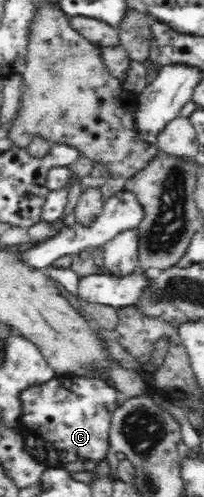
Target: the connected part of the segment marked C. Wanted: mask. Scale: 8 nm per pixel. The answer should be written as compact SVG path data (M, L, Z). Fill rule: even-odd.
M62 375L44 384L28 385L18 394L23 450L48 466L84 460L93 464L108 458L108 430L119 397L102 378L80 375Z

